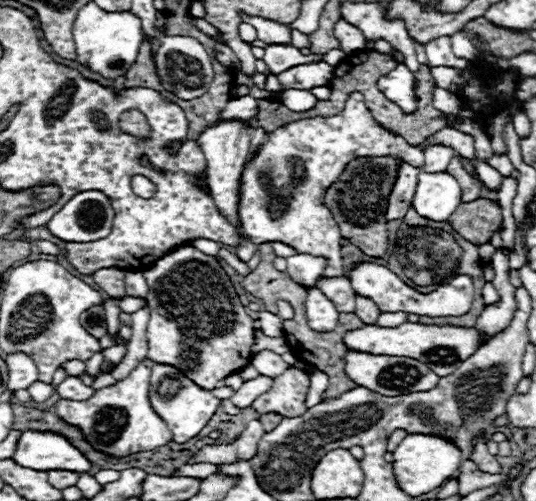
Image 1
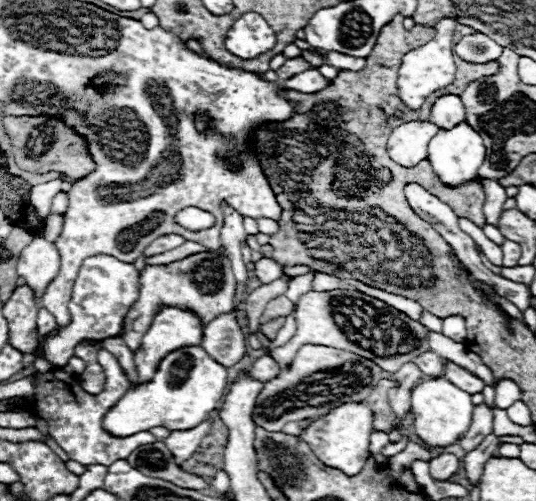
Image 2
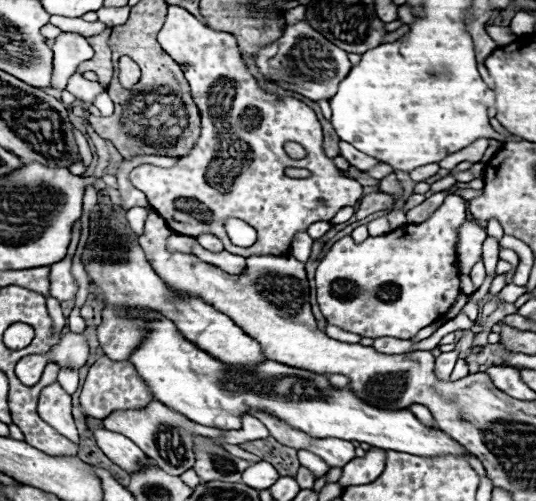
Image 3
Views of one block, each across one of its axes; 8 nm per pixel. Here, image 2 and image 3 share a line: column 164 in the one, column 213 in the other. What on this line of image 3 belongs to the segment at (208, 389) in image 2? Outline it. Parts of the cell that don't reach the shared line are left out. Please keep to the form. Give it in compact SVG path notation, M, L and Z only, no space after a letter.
M148 312L146 320L148 330L144 342L140 342L128 360L134 364L138 376L148 384L154 400L160 400L196 424L220 430L240 430L242 416L250 414L250 410L260 410L288 422L288 426L308 434L310 438L366 442L382 450L396 450L422 458L440 454L464 456L466 452L464 446L454 442L442 430L422 426L410 410L392 412L368 406L356 398L352 390L332 388L324 374L312 374L272 360L260 362L252 368L228 366L188 342L174 322L164 318L160 312Z

